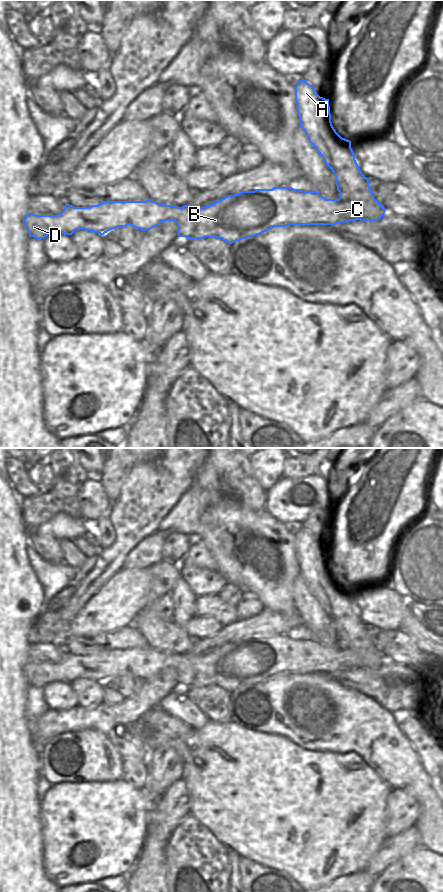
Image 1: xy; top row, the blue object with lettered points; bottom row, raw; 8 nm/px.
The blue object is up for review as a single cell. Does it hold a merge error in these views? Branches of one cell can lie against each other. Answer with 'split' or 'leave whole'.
split

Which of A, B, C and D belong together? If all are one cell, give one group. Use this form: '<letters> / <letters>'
A / B C D

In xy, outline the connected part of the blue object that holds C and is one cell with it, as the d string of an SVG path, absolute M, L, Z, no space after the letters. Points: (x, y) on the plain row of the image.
M274 635L272 637L256 637L228 643L210 653L194 655L184 653L166 653L150 647L146 649L103 649L90 655L74 655L65 651L65 656L58 663L36 663L28 661L23 672L29 685L44 687L54 681L72 683L80 677L104 683L112 677L128 673L148 679L164 669L177 672L179 685L188 687L204 687L216 685L229 693L260 683L274 675L288 673L336 673L359 668L363 658L354 649L326 647L314 639L302 639L292 635Z

